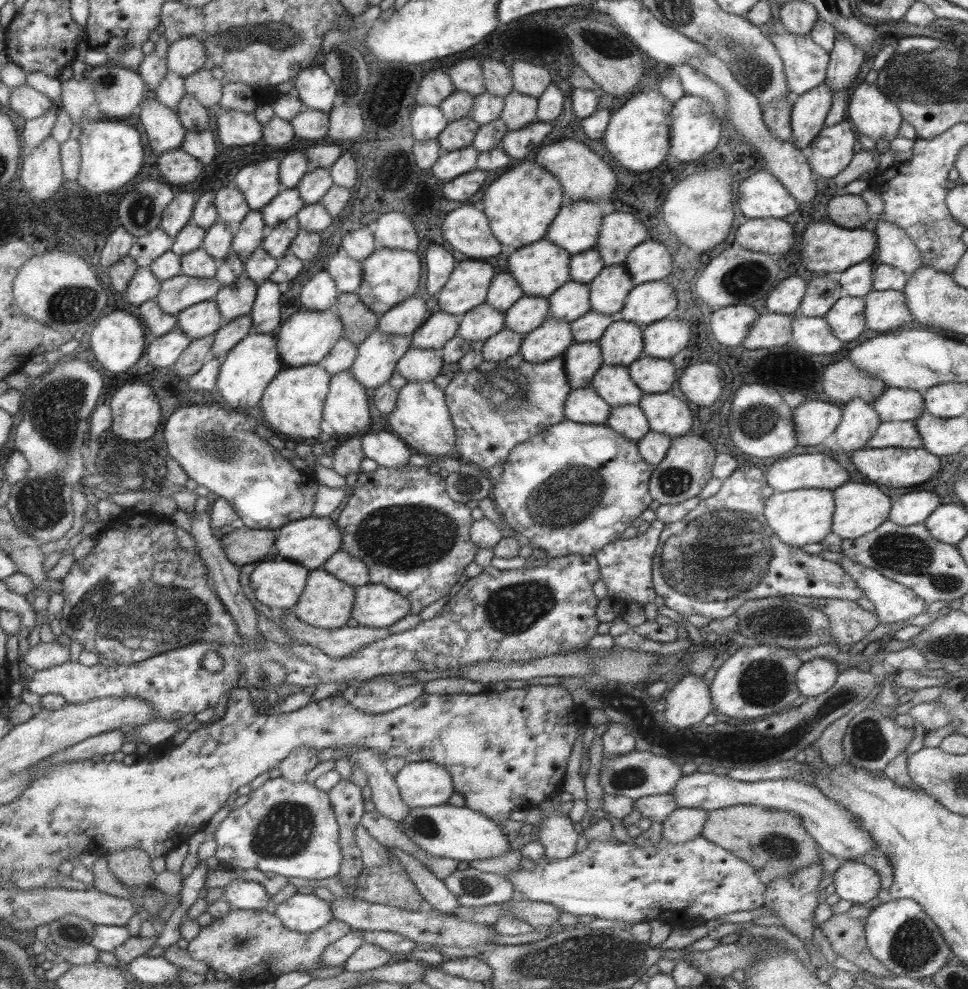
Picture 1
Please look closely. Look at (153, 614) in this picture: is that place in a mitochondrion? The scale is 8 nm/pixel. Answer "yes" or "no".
yes

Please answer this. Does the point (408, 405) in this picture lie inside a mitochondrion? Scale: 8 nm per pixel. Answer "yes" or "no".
no

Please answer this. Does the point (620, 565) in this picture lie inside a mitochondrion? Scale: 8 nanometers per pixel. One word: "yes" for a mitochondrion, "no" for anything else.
no

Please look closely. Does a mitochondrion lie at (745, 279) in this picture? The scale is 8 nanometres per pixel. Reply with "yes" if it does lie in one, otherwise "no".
yes

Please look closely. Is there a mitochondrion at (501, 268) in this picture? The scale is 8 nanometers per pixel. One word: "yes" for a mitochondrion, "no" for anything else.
no

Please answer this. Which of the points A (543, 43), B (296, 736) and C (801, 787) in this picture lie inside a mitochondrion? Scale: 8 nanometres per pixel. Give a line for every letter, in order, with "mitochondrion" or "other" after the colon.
A: other
B: other
C: other

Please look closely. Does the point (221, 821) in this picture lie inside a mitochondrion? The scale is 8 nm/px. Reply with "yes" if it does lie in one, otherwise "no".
no

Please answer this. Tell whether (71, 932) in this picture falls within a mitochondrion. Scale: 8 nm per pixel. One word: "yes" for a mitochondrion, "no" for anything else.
yes

